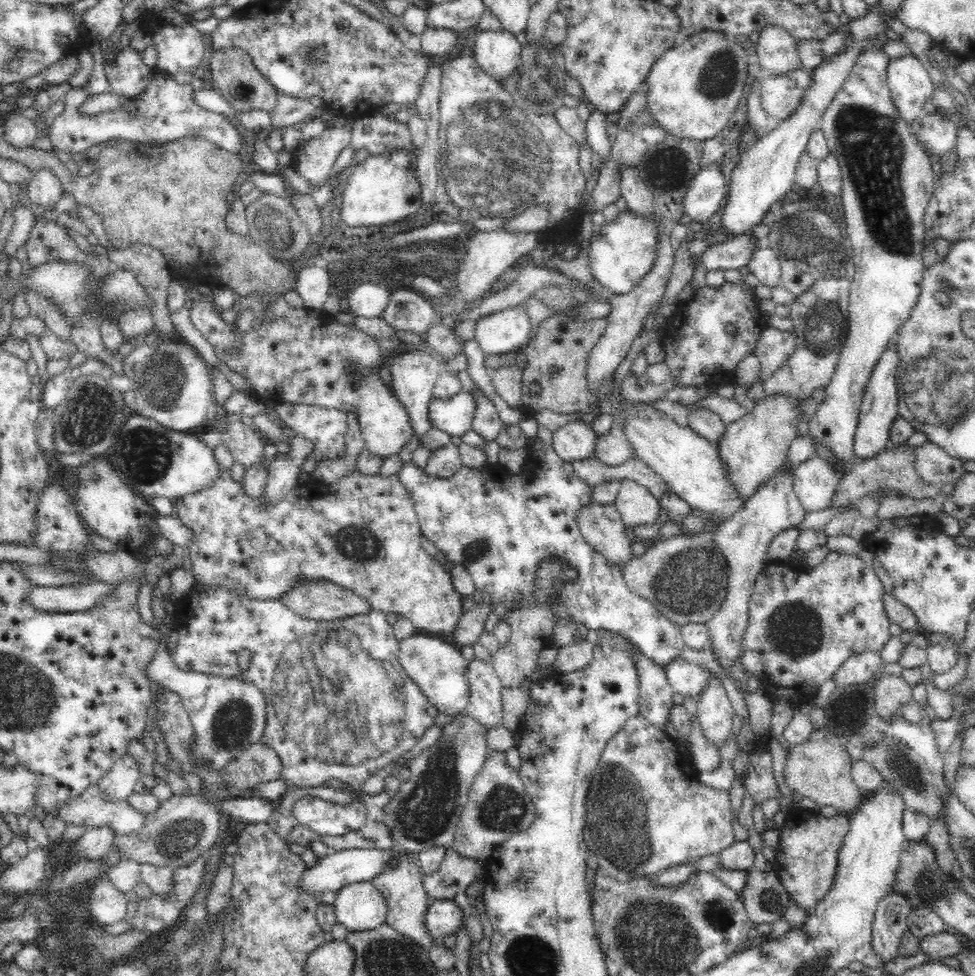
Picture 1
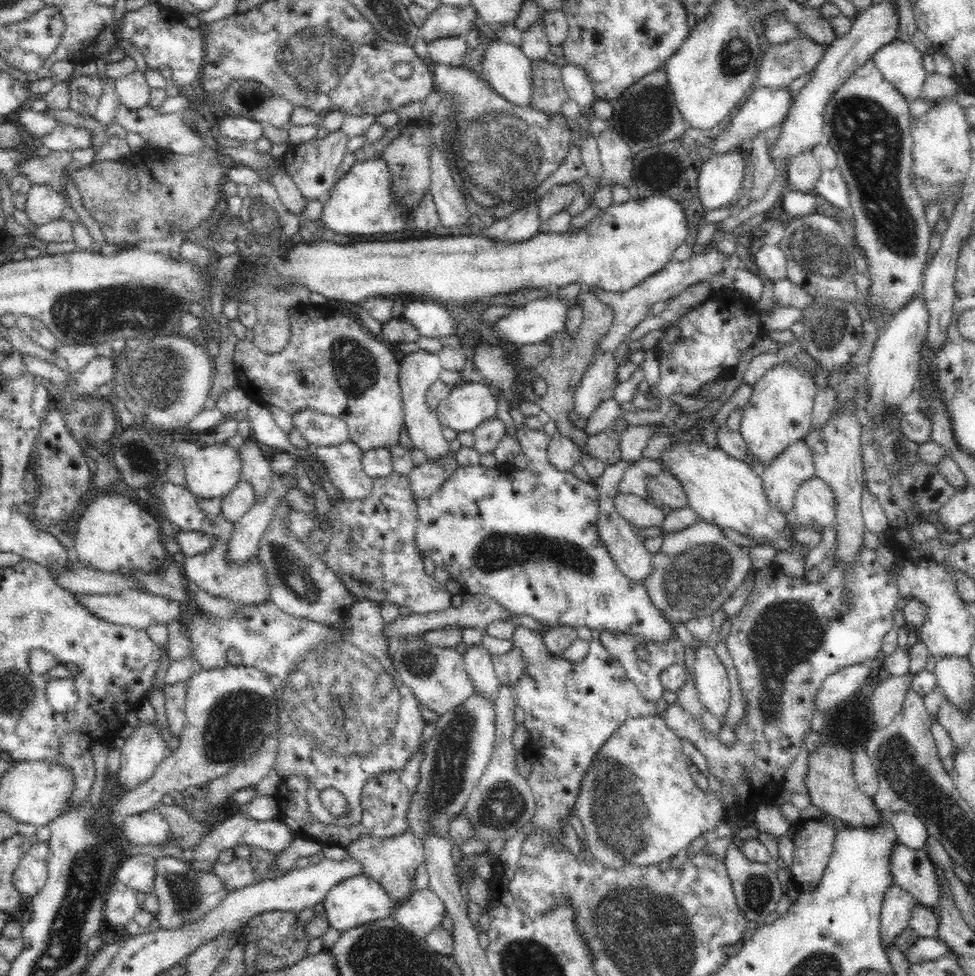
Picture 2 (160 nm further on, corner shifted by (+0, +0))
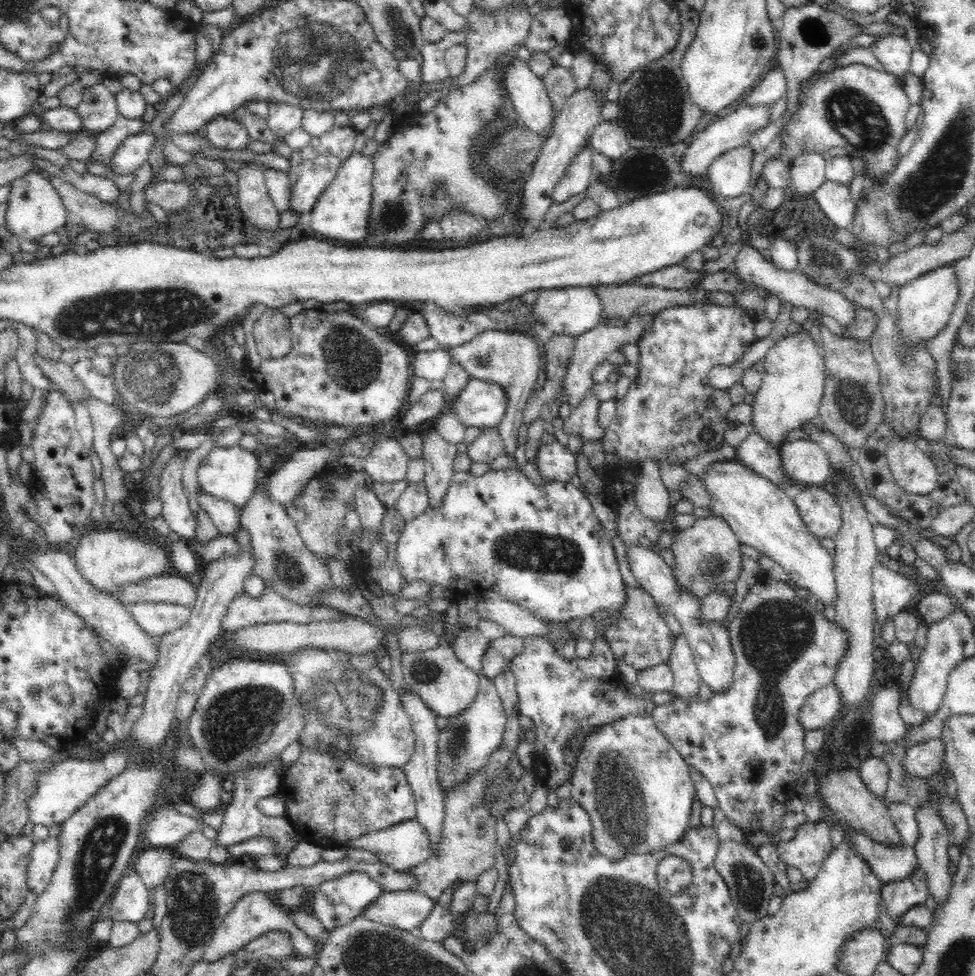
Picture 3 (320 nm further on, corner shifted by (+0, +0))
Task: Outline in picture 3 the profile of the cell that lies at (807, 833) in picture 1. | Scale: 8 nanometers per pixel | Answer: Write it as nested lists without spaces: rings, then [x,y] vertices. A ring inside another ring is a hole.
[[[823,820],[800,824],[794,836],[776,847],[781,860],[800,870],[809,881],[816,878],[824,859],[833,850],[829,826]]]

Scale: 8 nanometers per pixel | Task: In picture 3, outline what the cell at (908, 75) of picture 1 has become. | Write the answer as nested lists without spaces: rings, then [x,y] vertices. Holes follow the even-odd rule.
[[[884,34],[876,35],[876,41],[871,45],[874,55],[882,62],[883,70],[904,79],[908,72],[912,46],[907,38]]]

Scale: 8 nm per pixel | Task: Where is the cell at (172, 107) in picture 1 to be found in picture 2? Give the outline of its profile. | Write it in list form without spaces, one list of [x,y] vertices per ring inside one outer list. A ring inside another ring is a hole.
[[[58,125],[40,138],[41,146],[50,151],[78,150],[90,147],[90,133],[74,125]]]

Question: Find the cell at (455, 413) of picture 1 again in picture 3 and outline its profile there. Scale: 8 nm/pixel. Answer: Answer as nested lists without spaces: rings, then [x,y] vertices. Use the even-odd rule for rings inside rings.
[[[471,377],[453,402],[453,408],[462,424],[489,429],[501,423],[508,401],[499,384]]]

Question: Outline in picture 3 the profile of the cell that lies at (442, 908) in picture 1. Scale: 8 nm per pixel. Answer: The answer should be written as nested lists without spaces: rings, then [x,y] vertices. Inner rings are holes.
[[[383,891],[376,901],[360,912],[360,916],[365,920],[417,933],[435,901],[418,891]]]

